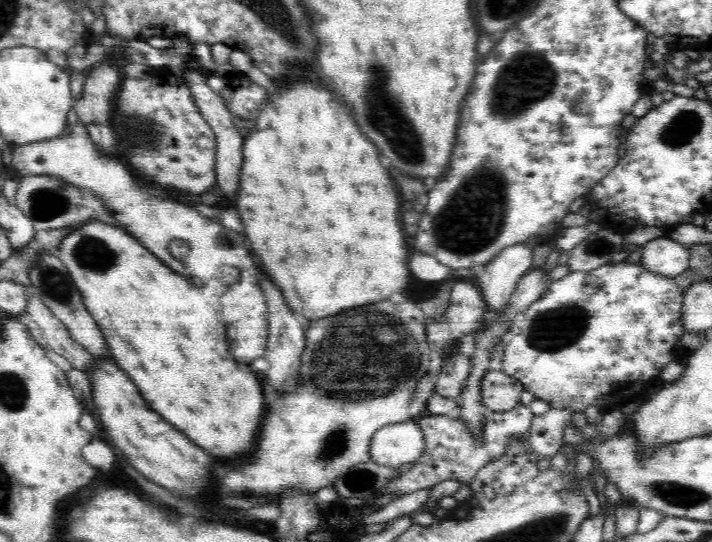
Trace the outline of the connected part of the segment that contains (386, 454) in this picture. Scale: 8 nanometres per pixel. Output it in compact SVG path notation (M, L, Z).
M417 419L386 425L372 437L370 461L382 466L399 467L417 461L425 445L426 439Z

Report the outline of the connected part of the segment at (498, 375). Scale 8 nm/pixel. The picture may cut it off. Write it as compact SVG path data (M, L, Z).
M494 366L484 374L481 384L481 399L490 411L507 411L519 403L524 392L523 385Z

